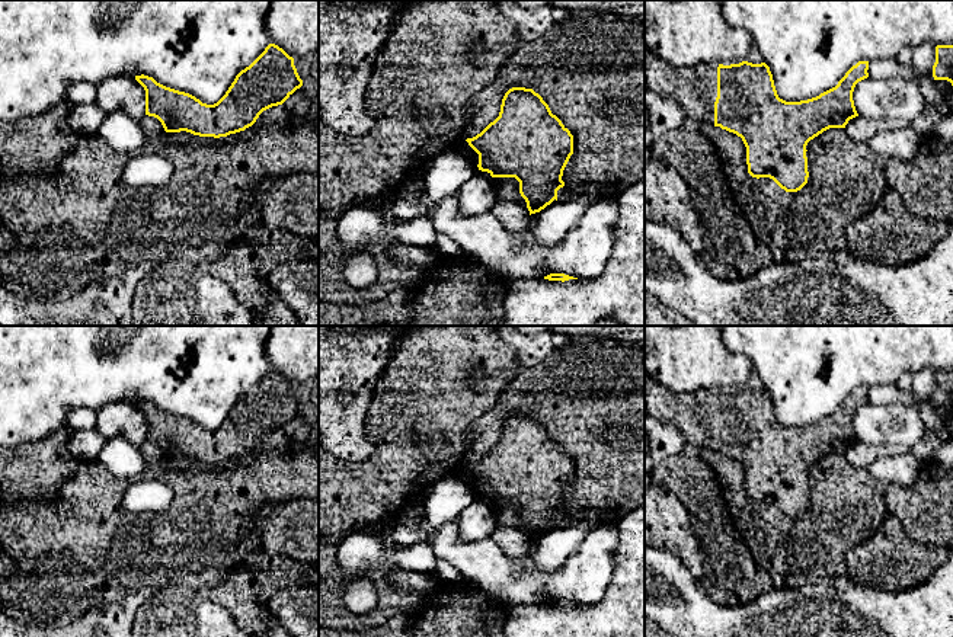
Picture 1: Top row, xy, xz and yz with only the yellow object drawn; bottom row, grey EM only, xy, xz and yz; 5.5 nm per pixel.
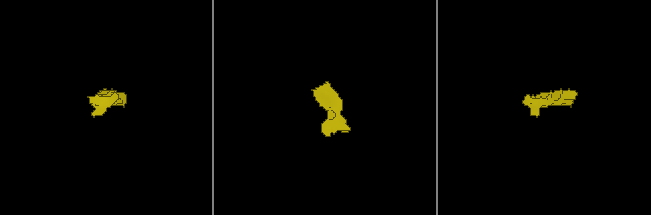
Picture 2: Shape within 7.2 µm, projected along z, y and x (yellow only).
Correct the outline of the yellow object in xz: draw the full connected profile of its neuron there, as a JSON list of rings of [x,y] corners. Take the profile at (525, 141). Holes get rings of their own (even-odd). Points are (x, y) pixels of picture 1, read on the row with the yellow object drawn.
[[[509,89],[499,116],[466,141],[479,154],[479,170],[519,182],[530,215],[557,201],[573,135],[533,89]]]

